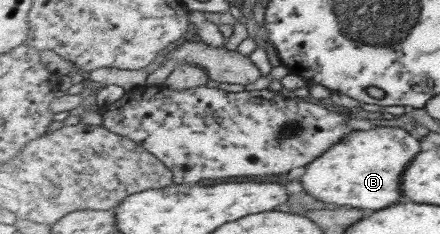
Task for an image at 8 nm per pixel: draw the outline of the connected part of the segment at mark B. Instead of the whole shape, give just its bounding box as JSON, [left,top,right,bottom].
[300,128,421,210]

